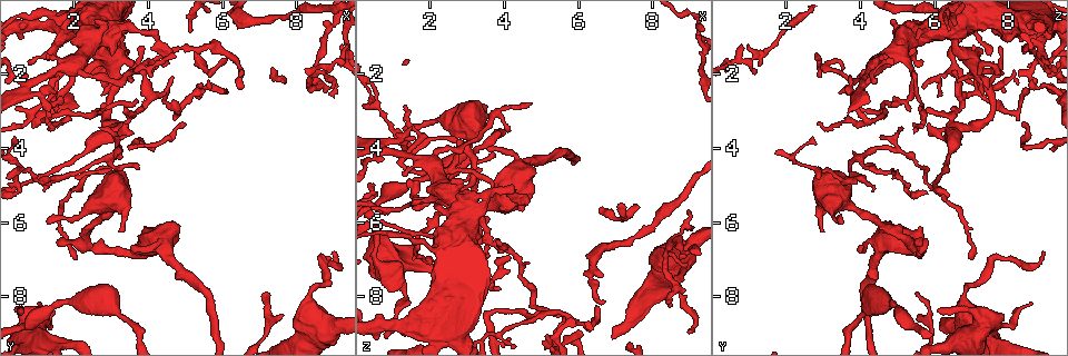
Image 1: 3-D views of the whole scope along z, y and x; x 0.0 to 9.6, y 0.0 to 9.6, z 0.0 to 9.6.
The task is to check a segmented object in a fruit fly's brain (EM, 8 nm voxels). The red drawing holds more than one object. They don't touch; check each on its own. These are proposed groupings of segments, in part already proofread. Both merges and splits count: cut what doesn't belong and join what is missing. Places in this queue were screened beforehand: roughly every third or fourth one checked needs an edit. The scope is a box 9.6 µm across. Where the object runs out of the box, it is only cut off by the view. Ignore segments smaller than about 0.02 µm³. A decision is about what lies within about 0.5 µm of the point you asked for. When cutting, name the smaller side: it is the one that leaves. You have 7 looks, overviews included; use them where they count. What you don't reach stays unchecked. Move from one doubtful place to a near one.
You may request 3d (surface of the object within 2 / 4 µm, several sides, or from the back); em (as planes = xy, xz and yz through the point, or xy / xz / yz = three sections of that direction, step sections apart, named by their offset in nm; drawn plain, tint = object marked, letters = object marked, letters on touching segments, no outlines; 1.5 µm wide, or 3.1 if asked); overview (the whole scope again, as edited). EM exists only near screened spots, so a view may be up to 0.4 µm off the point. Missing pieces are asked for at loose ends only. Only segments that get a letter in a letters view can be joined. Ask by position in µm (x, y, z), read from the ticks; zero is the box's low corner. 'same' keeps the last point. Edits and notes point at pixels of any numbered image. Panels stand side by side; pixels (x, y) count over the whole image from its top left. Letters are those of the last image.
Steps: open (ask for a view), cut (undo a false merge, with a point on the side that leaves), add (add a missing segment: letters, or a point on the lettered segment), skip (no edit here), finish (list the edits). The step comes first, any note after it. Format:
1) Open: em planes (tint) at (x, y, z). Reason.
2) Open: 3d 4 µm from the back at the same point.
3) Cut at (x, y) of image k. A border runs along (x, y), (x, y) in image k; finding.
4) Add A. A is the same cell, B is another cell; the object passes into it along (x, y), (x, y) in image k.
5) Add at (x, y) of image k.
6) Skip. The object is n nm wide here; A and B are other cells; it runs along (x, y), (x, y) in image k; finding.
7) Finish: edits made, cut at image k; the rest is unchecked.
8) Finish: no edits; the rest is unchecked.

Open: 3d 2 µm at (4.40, 2.75, 7.50). Sharp bend.

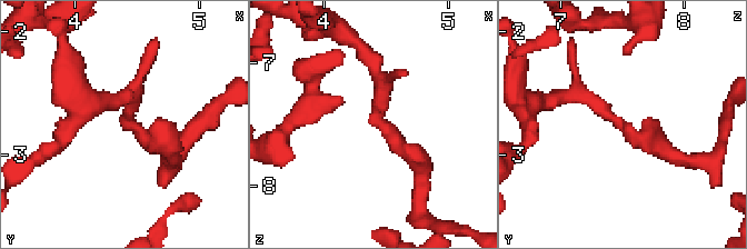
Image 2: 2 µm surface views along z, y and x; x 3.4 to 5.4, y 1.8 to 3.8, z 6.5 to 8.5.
Open: em yz step 8 (tint) at (4.44, 2.72, 7.48). Need the tissue.

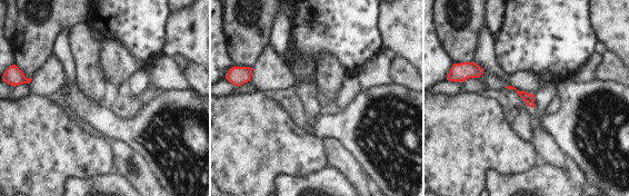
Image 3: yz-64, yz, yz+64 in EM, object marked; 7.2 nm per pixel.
Open: em planes (letters) at the same point. Another direction.

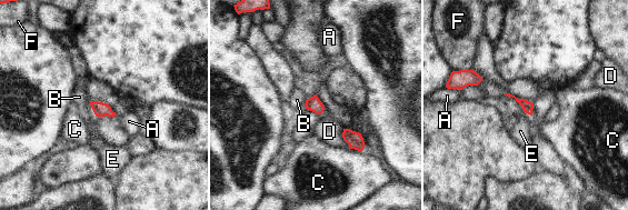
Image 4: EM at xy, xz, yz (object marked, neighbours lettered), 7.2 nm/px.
Skip. The object is 80 nm wide here; A, B, C, D, E and F are other cells; a border runs along (89, 102), (95, 112) in image 4; continuous, no second cell.

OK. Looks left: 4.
Open: em xy step 4 (letters) at (4.40, 1.70, 5.75). An open end.

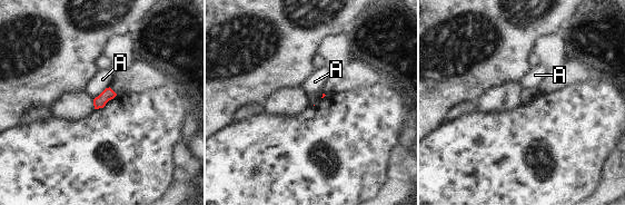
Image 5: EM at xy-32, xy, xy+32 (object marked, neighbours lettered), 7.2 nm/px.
Skip. A is another cell; a border runs along (109, 87), (106, 87), (93, 99) in image 5; none of them fits.

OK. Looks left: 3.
Open: em xy step 8 (plain) at (3.85, 1.90, 9.05). Sharp bend.

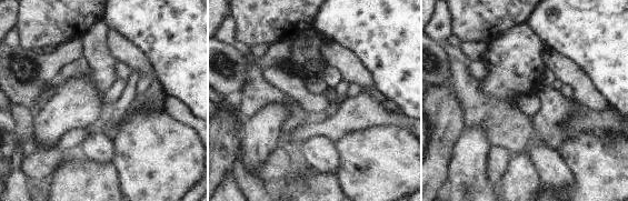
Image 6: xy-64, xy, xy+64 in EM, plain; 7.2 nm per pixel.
Open: em xy step 8 (letters) at the same point.

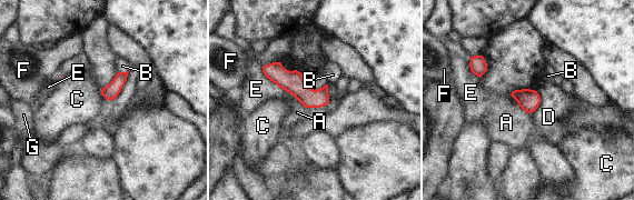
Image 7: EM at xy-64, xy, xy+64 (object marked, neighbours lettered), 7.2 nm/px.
Skip. A, B, C, D, E, F and G are other cells; it runs along (265, 69), (308, 98), (326, 100) in image 7; all the same cell.

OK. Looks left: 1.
Finish: no edits; the rest is unchecked.

